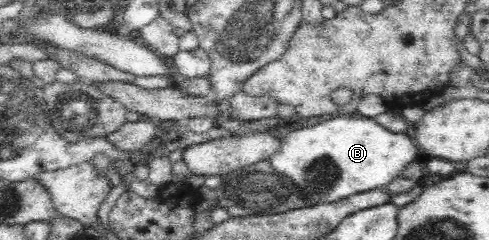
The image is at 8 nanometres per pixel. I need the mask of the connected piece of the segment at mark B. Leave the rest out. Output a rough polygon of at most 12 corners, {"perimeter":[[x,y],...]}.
{"perimeter":[[333,117],[281,139],[271,167],[306,207],[386,186],[406,132]]}

